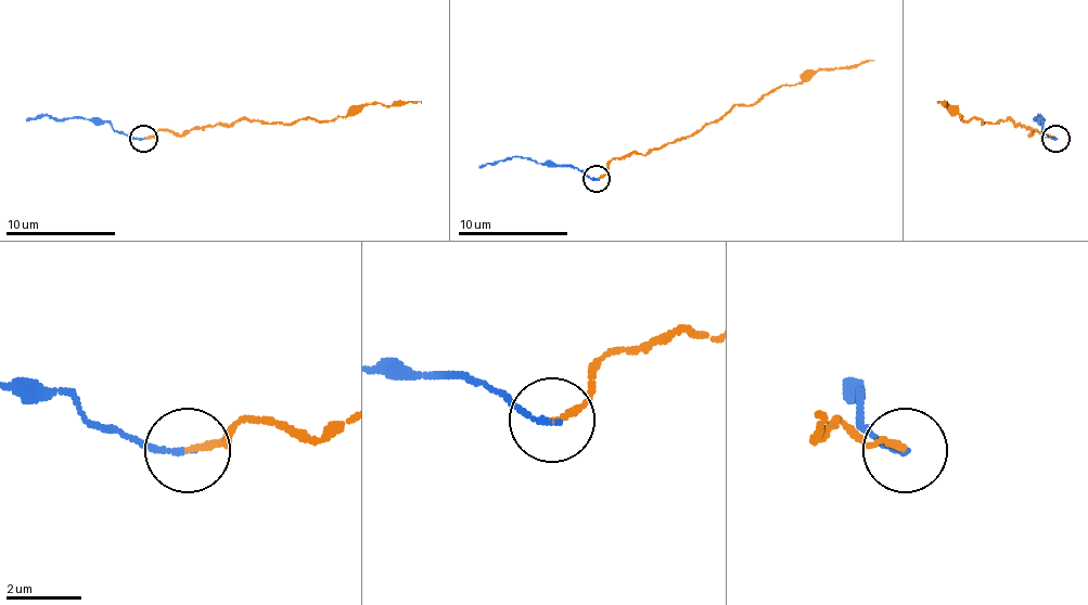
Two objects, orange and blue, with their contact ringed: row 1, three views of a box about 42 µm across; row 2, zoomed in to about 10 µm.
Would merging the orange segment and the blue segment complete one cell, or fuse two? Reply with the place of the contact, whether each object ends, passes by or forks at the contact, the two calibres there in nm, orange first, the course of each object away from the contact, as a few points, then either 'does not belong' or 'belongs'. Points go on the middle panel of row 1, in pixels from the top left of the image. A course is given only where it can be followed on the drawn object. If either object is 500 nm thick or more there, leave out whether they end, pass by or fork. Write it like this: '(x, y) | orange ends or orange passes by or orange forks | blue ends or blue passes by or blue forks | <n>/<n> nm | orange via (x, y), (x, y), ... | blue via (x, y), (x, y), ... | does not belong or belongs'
(596, 178) | orange ends | blue ends | 160/160 nm | orange via (597, 179), (613, 159), (699, 132), (734, 105), (759, 102), (819, 69), (874, 61) | blue via (597, 179), (561, 165), (541, 165), (525, 157), (498, 159), (478, 168) | belongs

